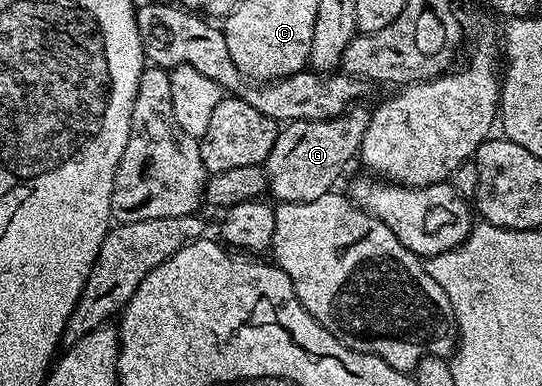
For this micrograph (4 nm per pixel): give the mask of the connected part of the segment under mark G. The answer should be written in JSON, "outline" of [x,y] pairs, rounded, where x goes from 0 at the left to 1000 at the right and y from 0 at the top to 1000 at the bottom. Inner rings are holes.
{"outline":[[[655,269],[627,301],[574,316],[531,316],[515,334],[509,373],[491,407],[487,438],[500,516],[522,523],[574,523],[611,500],[624,459],[668,386],[672,342],[683,329],[685,288]]]}

